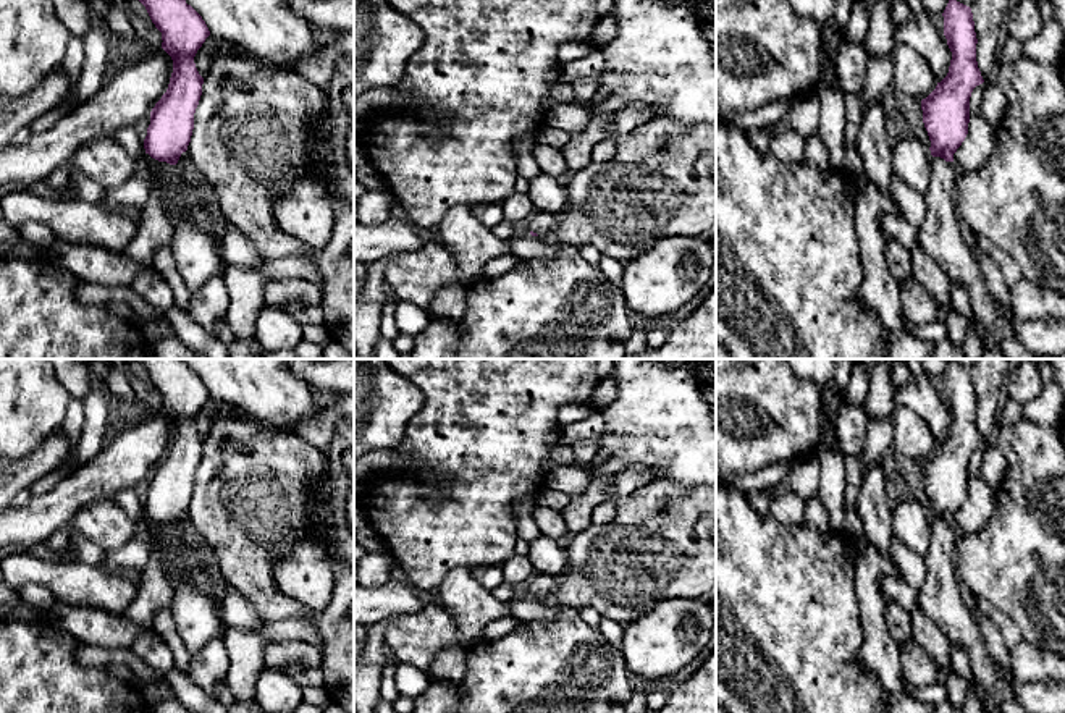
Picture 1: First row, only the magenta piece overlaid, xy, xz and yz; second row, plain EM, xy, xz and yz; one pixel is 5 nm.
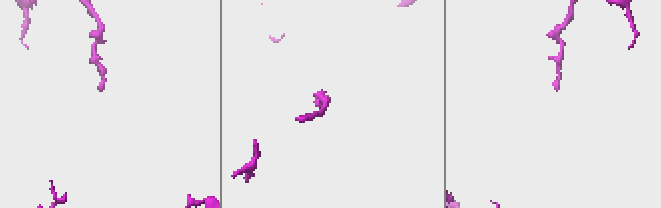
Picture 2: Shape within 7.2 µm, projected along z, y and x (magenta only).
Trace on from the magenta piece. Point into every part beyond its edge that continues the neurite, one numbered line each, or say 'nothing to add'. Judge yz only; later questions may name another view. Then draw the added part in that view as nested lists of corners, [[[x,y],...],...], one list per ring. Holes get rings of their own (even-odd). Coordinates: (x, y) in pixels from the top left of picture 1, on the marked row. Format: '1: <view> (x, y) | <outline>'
1: yz (941, 235) | [[[931,157],[931,179],[926,199],[926,218],[916,231],[918,244],[947,273],[962,285],[971,301],[976,319],[984,325],[987,349],[999,349],[1007,359],[1044,359],[1020,344],[1008,320],[987,289],[953,204],[958,168],[955,162]]]

